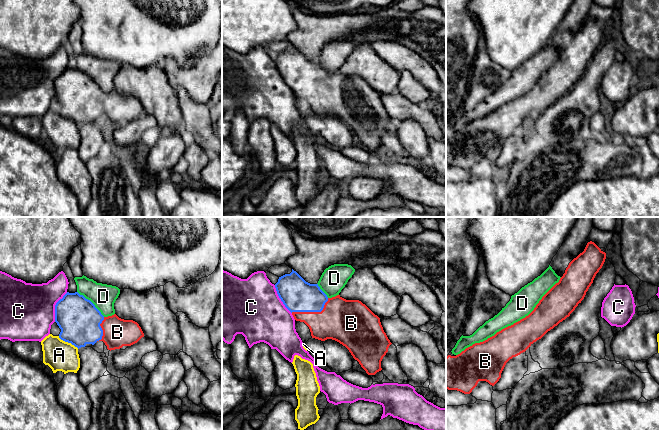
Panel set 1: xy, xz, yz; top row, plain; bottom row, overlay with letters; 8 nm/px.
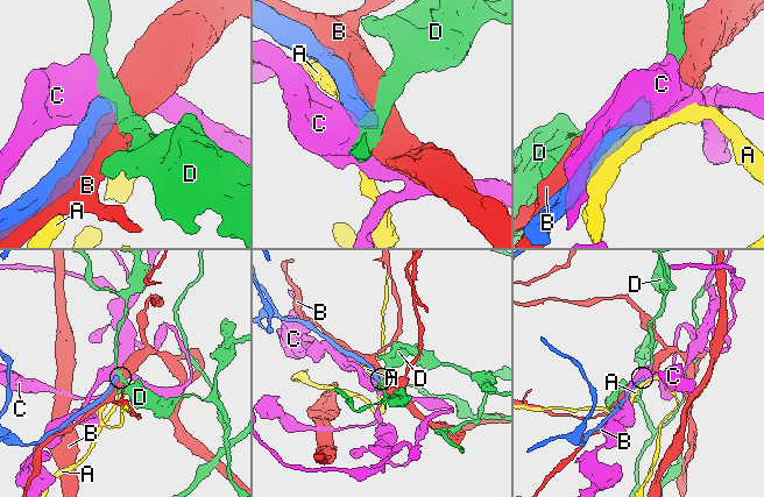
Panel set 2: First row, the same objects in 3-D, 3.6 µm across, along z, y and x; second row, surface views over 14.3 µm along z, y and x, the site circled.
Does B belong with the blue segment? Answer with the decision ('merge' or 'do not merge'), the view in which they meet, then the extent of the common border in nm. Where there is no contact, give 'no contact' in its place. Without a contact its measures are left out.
merge | xz | 320 nm

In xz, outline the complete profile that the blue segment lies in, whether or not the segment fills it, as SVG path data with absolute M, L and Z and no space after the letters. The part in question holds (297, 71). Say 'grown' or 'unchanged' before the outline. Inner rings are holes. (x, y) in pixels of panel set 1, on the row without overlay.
grown | M292 45L290 50L279 53L275 60L277 70L296 97L304 98L312 114L332 115L345 122L368 151L381 147L381 137L392 120L380 98L365 80L359 76L346 76L340 71L328 74L318 60L306 58Z

